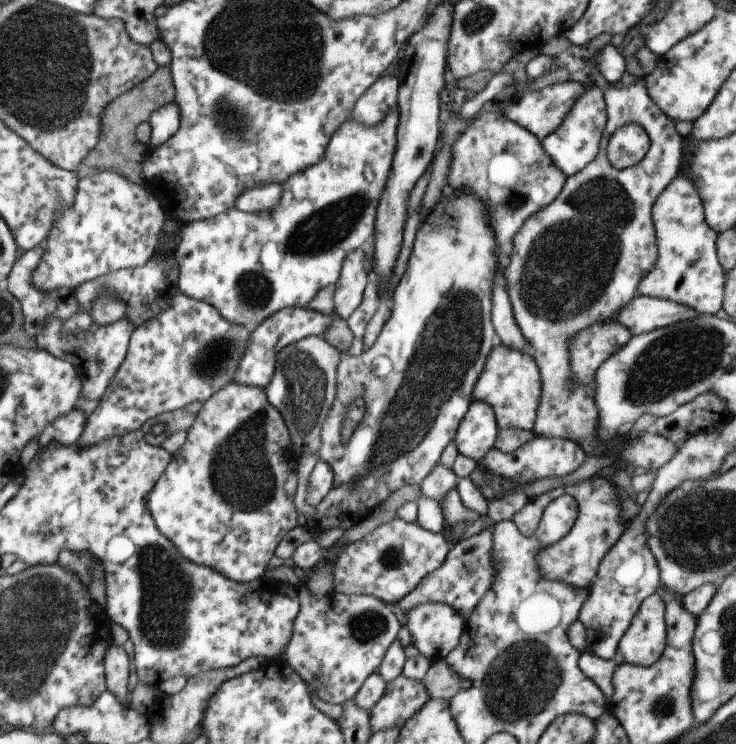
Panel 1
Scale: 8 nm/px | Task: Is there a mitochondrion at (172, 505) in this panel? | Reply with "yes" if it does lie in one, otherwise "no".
no

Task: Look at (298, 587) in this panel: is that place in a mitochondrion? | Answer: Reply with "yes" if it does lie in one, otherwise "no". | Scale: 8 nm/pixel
no

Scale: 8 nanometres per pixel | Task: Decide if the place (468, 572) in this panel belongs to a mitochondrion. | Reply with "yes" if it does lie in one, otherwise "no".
yes

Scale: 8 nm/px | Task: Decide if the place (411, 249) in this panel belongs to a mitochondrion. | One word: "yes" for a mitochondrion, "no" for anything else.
no

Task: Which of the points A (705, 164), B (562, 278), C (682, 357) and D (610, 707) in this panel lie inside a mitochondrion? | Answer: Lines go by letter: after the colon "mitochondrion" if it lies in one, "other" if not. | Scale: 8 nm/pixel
A: other
B: mitochondrion
C: mitochondrion
D: other

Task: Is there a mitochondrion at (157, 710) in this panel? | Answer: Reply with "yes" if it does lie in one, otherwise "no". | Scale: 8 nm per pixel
no

